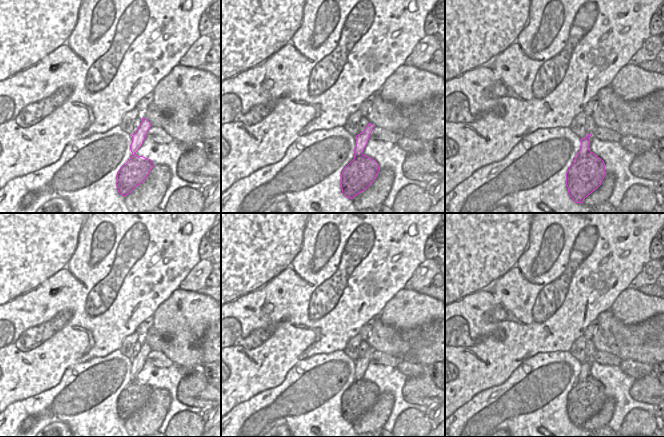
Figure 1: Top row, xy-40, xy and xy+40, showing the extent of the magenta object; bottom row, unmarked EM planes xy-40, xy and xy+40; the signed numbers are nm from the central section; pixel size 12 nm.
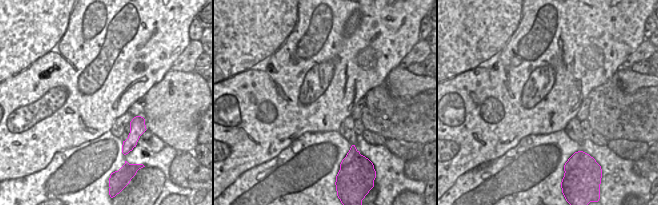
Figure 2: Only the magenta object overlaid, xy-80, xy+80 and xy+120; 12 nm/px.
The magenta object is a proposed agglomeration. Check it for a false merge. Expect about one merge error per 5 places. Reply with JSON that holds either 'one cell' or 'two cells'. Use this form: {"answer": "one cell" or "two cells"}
{"answer": "two cells"}

